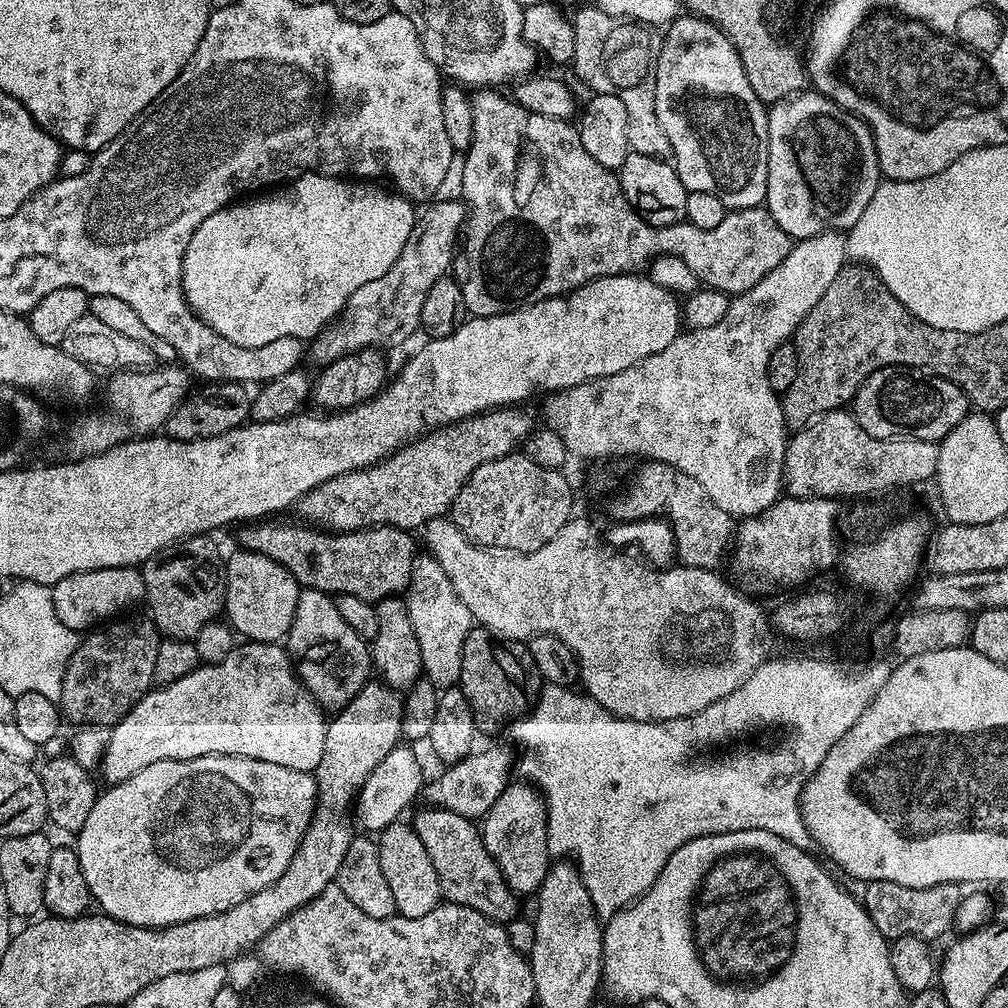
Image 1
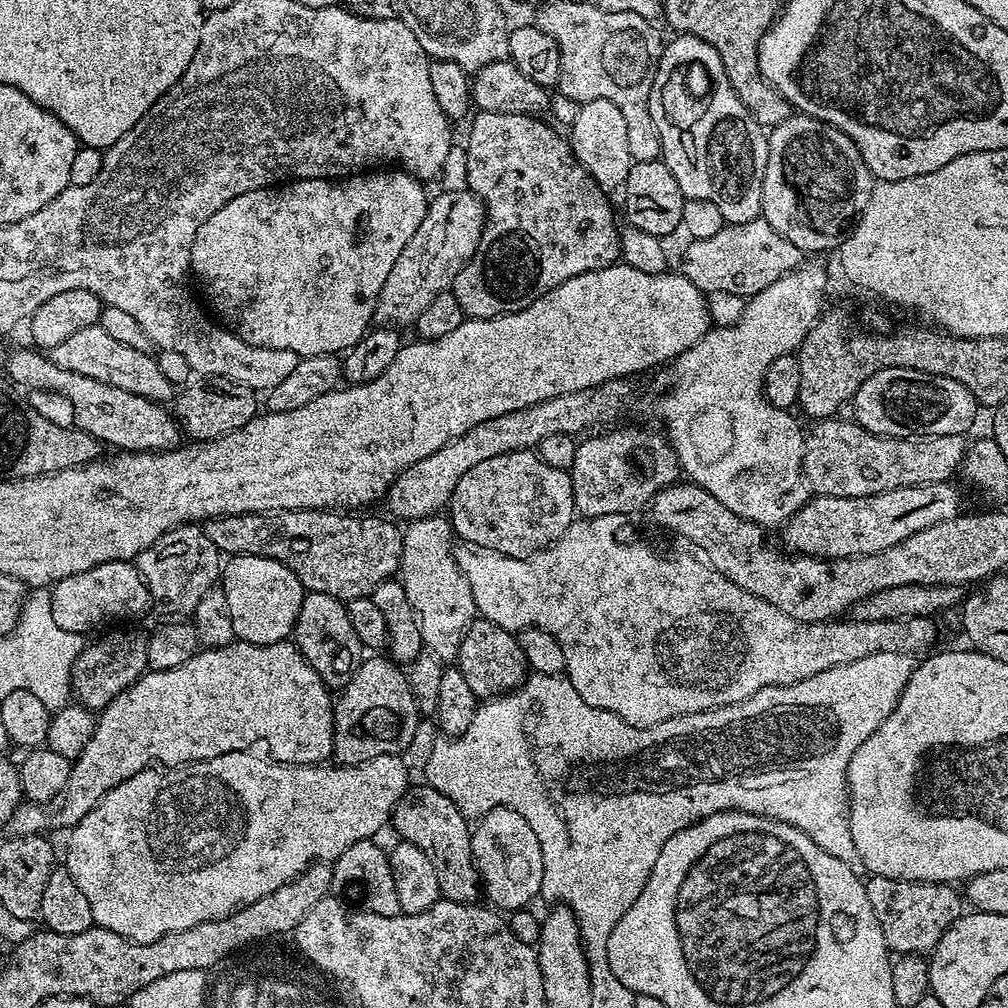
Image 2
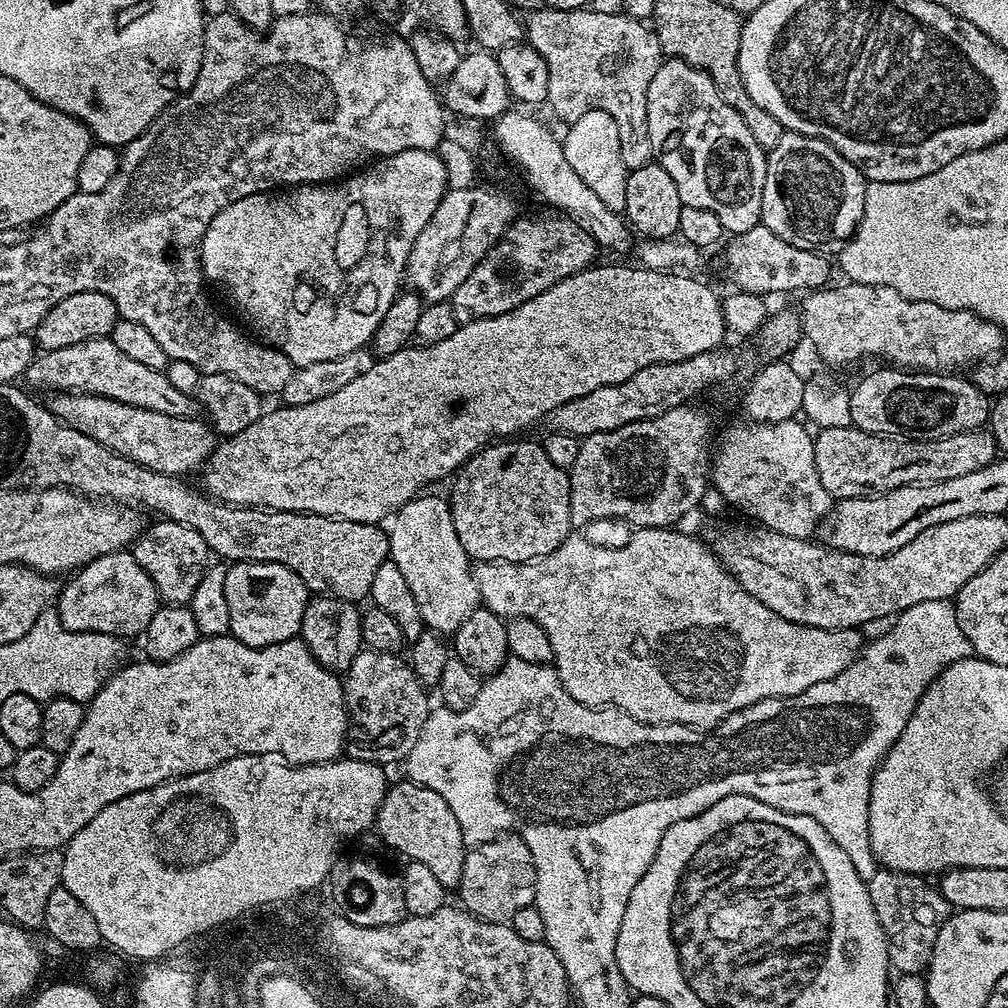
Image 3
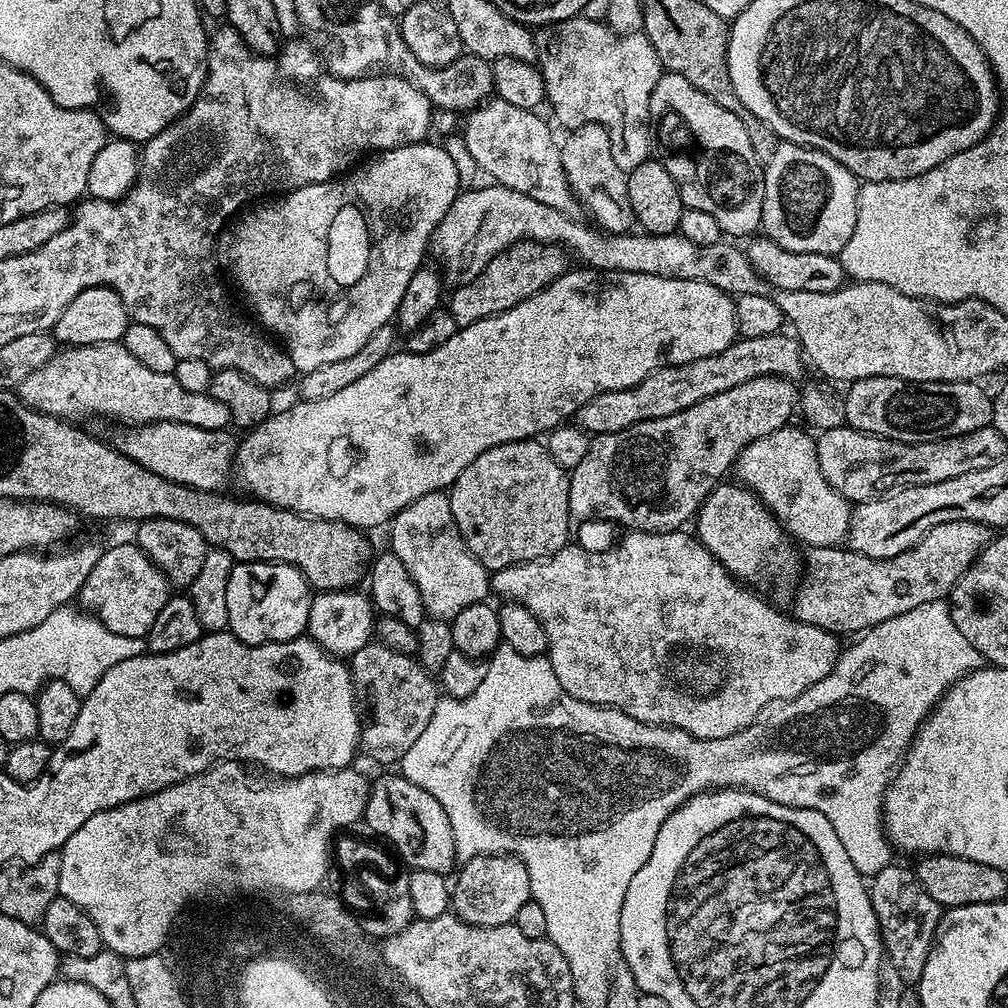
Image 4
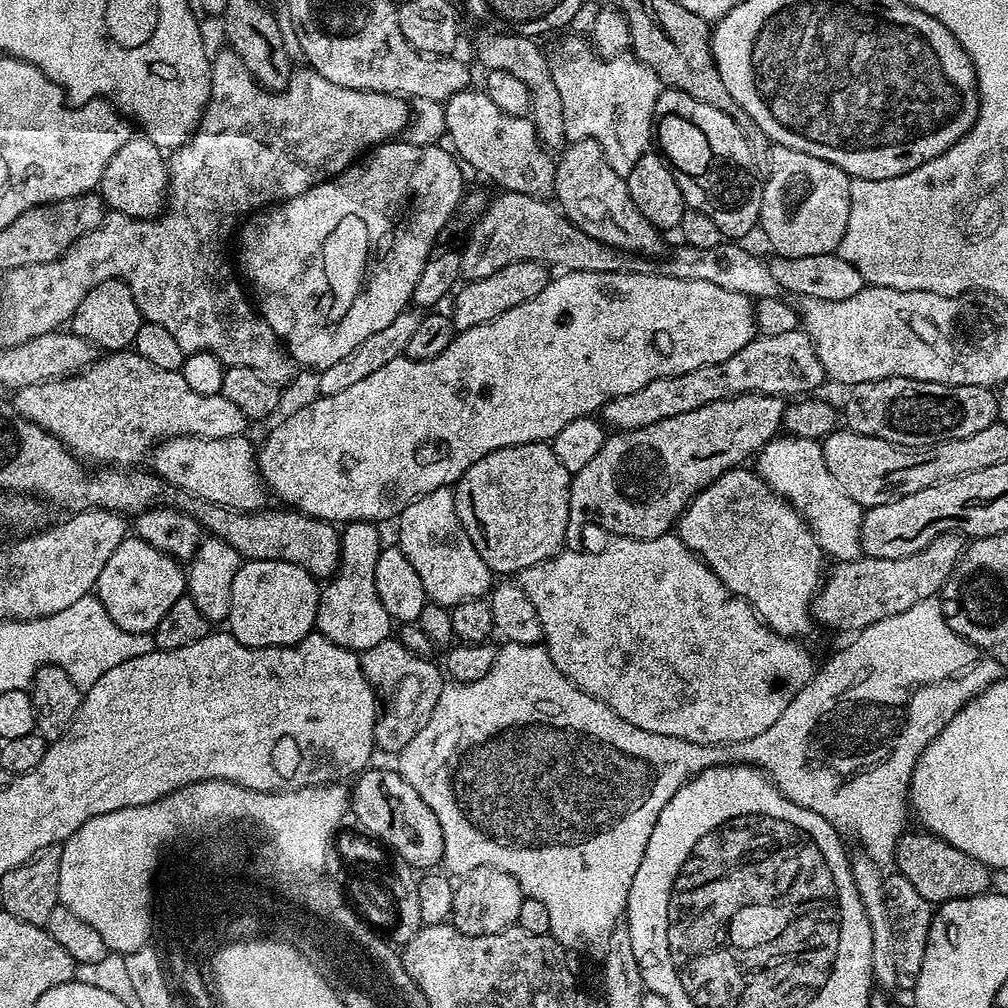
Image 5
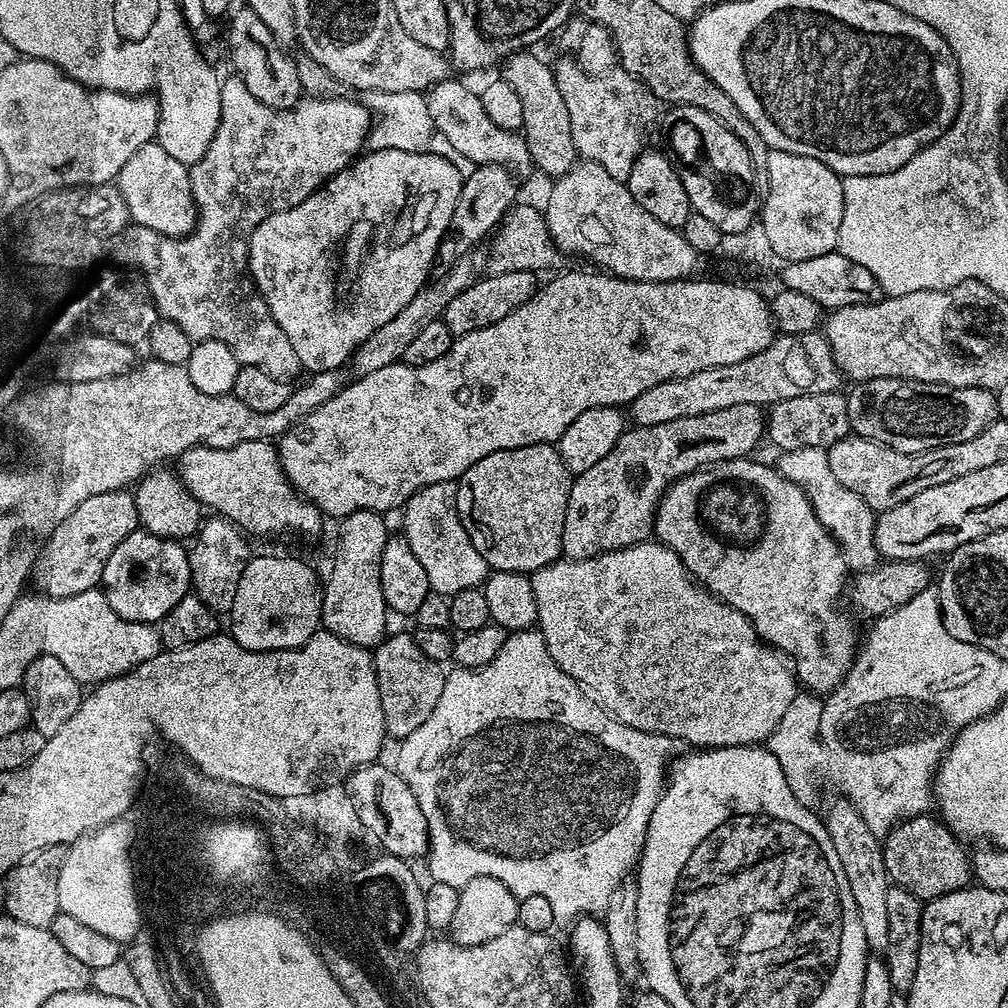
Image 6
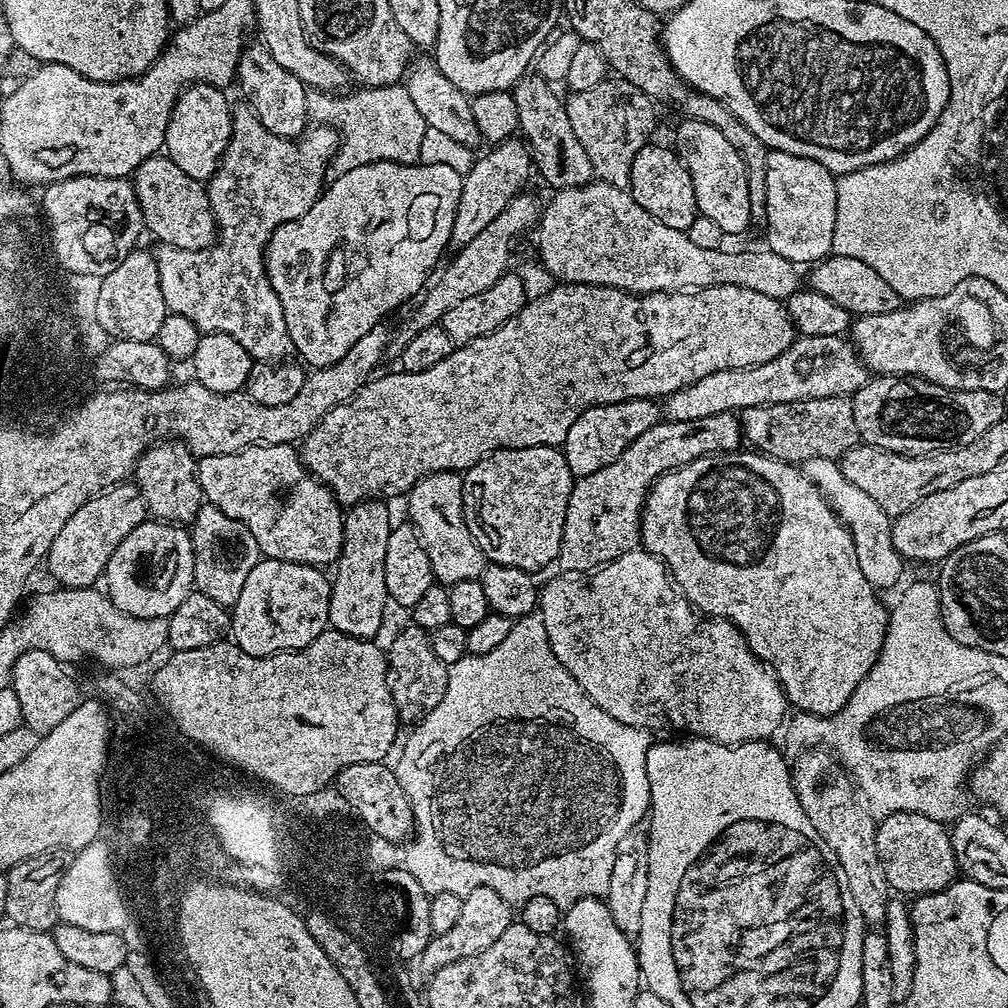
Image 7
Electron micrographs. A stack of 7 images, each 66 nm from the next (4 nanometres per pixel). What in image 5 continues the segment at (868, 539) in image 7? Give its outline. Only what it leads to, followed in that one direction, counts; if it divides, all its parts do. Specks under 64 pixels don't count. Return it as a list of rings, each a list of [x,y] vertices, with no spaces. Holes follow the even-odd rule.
[[[780,434],[760,449],[755,460],[755,471],[800,513],[825,554],[836,562],[860,559],[864,512],[830,474],[821,441]]]

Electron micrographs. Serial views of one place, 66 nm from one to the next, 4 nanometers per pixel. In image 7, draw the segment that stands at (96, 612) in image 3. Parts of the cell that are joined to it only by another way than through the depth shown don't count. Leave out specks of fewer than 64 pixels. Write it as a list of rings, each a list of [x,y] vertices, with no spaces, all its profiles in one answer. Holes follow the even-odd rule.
[[[155,518],[145,519],[114,550],[108,568],[104,571],[103,579],[108,580],[106,595],[114,607],[131,616],[146,618],[167,618],[179,604],[194,590],[194,546],[192,534],[187,527],[175,522],[161,522]]]

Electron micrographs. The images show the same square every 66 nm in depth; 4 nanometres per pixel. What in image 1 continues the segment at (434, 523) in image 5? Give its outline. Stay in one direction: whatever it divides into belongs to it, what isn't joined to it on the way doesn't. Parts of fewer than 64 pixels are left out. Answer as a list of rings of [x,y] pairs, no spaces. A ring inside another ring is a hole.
[[[430,554],[417,559],[412,577],[406,589],[410,622],[414,622],[414,634],[418,634],[418,650],[422,650],[423,675],[437,689],[453,687],[460,679],[464,643],[474,627],[474,621],[466,602],[454,590],[446,570]]]

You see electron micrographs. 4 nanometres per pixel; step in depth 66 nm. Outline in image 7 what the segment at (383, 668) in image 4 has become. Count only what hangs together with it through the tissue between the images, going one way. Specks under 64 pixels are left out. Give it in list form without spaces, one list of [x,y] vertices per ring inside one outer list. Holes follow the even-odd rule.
[[[408,626],[404,628],[392,640],[392,645],[387,645],[386,655],[388,658],[388,671],[390,673],[390,683],[392,685],[392,701],[396,707],[401,721],[419,722],[423,720],[438,702],[442,702],[442,694],[446,694],[446,682],[448,681],[448,665],[443,664],[434,654],[434,650],[428,641],[428,632],[422,628]]]

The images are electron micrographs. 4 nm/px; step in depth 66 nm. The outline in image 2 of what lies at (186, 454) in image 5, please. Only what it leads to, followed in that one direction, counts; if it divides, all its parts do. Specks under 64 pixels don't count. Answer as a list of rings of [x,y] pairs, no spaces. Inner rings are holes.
[[[31,351],[11,353],[6,364],[7,379],[13,385],[16,383],[25,384],[28,388],[49,388],[50,391],[65,396],[72,403],[75,427],[90,434],[101,445],[113,444],[113,449],[121,452],[167,452],[169,448],[175,448],[181,443],[180,426],[173,413],[164,409],[167,407],[163,403],[135,396],[126,390],[118,390],[118,386],[103,384],[70,370],[62,370],[43,351]]]

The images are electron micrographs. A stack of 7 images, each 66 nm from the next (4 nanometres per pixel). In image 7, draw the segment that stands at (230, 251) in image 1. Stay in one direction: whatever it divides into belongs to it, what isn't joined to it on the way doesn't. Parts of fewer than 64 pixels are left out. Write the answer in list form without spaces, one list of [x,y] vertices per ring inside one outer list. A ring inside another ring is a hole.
[[[376,161],[370,165],[357,166],[354,170],[346,170],[345,173],[337,175],[334,180],[336,181],[333,184],[331,181],[320,193],[314,206],[310,206],[310,210],[302,214],[302,218],[279,224],[264,250],[264,272],[268,276],[270,286],[274,288],[274,294],[278,294],[278,302],[282,304],[286,330],[290,330],[290,342],[295,355],[300,355],[299,359],[312,370],[325,368],[338,362],[338,358],[343,358],[350,350],[350,346],[354,346],[354,342],[362,338],[362,334],[370,334],[374,326],[385,323],[389,319],[387,316],[395,308],[402,307],[411,296],[416,298],[421,295],[422,289],[429,283],[428,275],[431,274],[432,267],[439,262],[440,255],[448,248],[450,230],[454,230],[454,214],[458,214],[458,198],[462,198],[464,177],[461,172],[453,170],[450,166],[419,162],[399,164],[396,161]]]

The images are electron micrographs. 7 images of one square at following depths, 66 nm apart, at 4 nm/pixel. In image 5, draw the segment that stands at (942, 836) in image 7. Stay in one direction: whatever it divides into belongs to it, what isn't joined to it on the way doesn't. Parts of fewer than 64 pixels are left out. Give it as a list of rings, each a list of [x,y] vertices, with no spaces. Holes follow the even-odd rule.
[[[905,831],[897,842],[894,868],[897,873],[904,875],[931,905],[939,906],[958,898],[983,896],[992,888],[993,873],[988,865],[970,858],[970,854],[962,854],[958,846],[950,846],[950,842],[933,832],[915,831]]]

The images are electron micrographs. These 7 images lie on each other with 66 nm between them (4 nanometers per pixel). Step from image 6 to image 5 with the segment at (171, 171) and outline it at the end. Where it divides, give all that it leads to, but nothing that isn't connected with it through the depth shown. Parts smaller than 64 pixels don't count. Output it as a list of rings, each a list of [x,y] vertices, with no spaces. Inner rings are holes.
[[[134,134],[110,158],[100,179],[98,195],[113,212],[151,220],[161,215],[168,194],[168,165],[165,153],[143,134]]]

